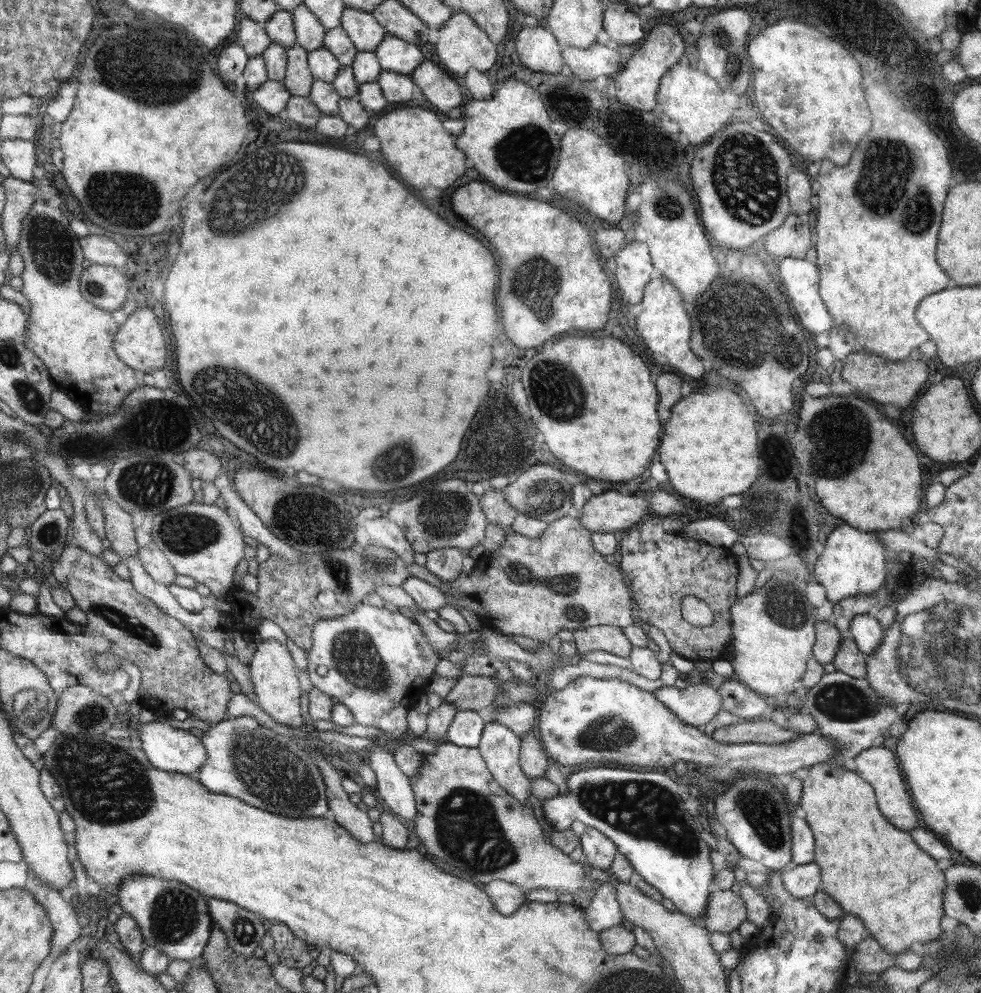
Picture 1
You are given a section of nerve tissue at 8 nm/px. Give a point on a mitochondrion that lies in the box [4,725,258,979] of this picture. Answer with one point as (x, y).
(106, 784)

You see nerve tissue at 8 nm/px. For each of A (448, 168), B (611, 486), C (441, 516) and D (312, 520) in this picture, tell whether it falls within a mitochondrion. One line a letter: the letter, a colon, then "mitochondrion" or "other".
A: other
B: other
C: mitochondrion
D: mitochondrion

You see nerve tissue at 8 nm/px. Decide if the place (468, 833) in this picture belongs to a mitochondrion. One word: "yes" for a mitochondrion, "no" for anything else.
yes

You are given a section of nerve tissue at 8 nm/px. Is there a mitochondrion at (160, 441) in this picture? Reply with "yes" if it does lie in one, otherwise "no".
yes

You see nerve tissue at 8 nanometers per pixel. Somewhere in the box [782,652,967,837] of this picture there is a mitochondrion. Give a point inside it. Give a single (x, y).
(843, 701)

